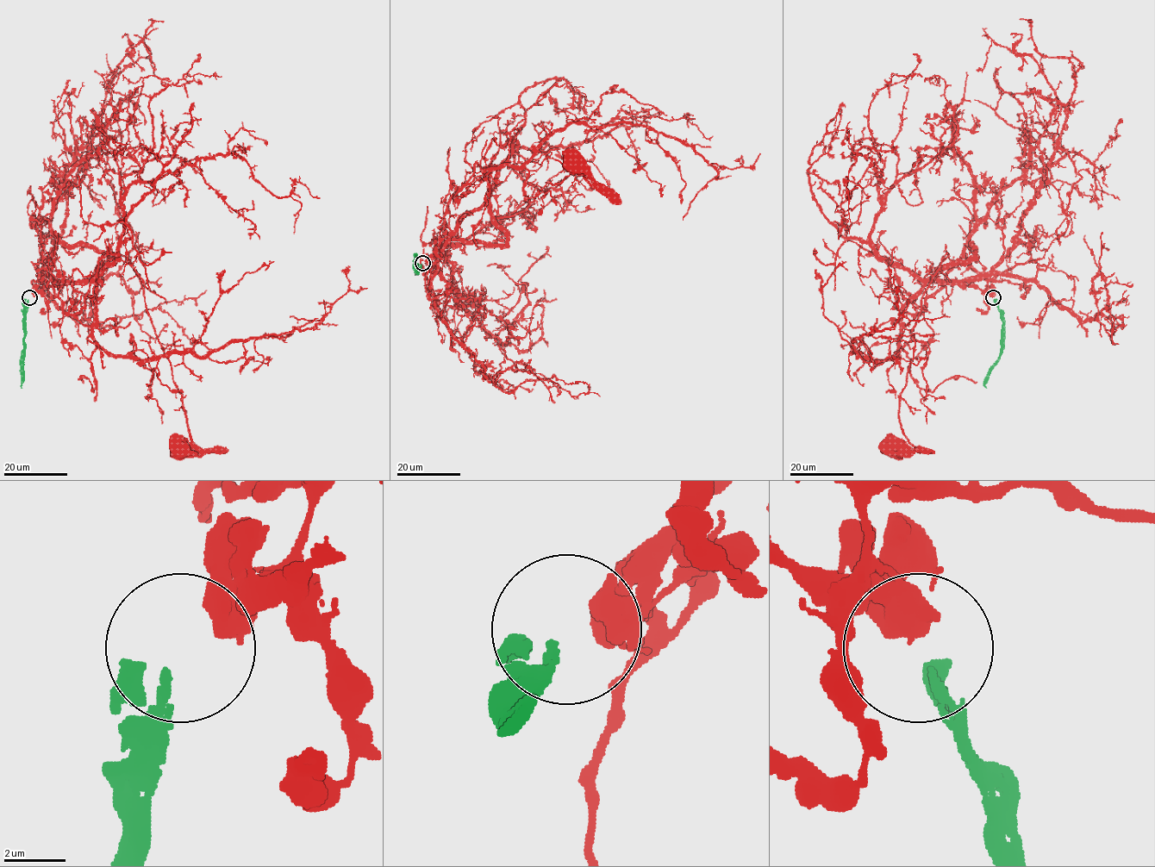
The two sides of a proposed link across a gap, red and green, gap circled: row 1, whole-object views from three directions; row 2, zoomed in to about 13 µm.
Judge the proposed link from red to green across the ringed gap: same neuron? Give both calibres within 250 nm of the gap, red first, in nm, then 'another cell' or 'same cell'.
850/550 nm | another cell

